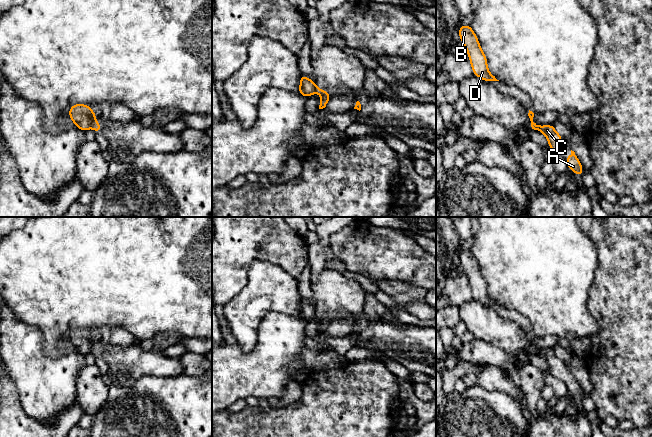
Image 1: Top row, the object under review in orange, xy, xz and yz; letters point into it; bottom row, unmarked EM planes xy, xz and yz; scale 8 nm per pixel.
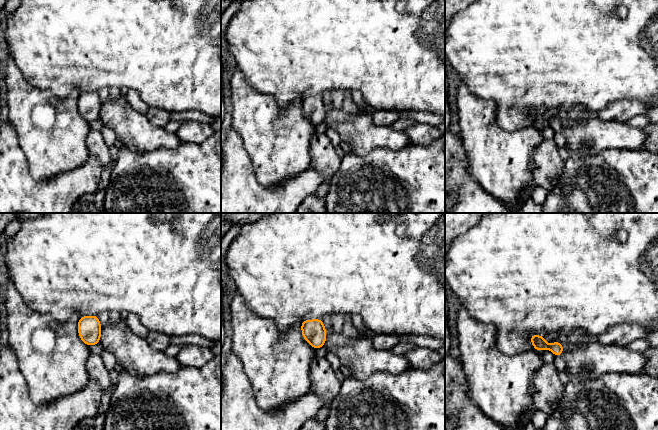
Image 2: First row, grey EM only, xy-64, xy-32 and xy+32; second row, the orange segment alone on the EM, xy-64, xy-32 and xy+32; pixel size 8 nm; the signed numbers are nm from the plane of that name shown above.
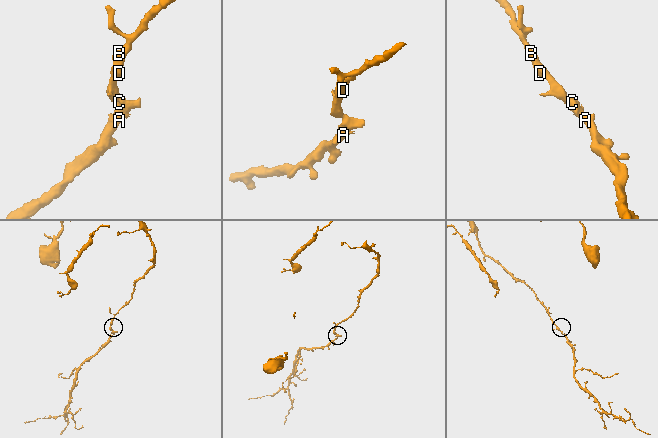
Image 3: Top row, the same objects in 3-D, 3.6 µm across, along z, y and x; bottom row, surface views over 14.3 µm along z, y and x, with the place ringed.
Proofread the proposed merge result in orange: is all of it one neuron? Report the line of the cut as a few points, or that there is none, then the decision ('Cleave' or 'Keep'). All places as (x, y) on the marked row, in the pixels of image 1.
Split along xy (94, 120), (91, 126). Cleave

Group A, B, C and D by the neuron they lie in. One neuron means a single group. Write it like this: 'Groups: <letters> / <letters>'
Groups: A C / B D

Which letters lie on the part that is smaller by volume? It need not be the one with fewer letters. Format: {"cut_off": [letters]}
{"cut_off": ["A", "C"]}

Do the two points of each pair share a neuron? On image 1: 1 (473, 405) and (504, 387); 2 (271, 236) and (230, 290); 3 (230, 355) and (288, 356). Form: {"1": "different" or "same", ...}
{"1": "different", "2": "same", "3": "same"}

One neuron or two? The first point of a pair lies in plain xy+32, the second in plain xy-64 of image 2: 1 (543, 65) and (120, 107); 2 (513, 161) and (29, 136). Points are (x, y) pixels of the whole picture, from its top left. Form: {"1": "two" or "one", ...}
{"1": "two", "2": "one"}

